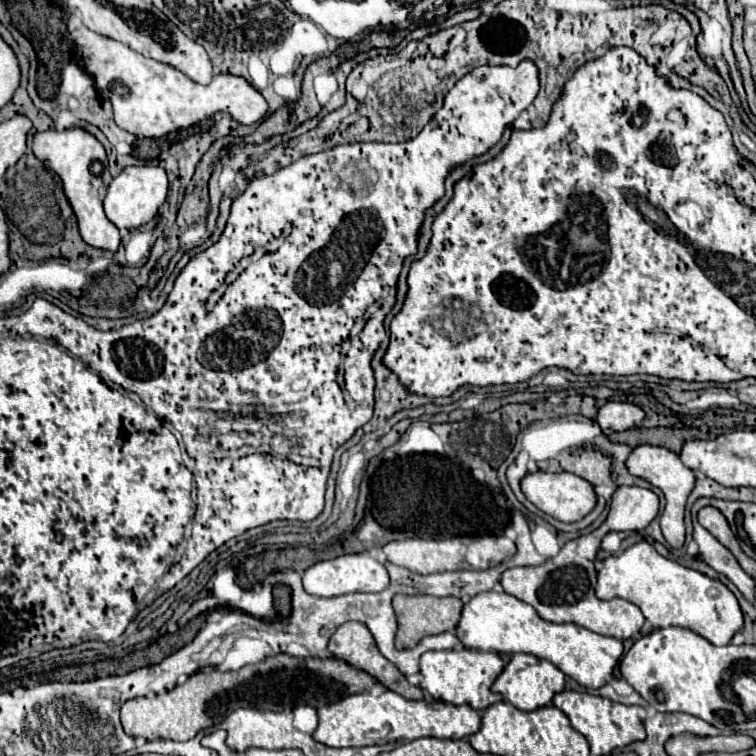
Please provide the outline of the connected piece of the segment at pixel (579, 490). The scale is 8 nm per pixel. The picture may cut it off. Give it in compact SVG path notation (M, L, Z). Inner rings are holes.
M544 471L528 473L520 481L520 487L522 487L522 493L526 495L526 499L532 501L540 511L544 511L546 515L550 515L558 521L564 521L564 523L580 521L596 505L594 487L574 473L544 473Z

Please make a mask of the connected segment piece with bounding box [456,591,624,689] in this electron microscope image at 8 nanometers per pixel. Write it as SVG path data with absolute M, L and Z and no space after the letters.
M484 591L474 595L456 625L456 637L468 649L496 651L496 653L530 653L534 657L554 663L562 673L572 677L584 687L598 689L612 679L612 669L618 663L624 647L620 639L598 635L574 623L548 623L538 617L536 609L508 593Z

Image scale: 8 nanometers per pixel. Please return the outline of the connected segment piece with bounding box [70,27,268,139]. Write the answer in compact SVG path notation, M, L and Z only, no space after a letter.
M86 27L70 31L70 41L76 45L74 55L78 65L92 75L100 97L112 103L116 125L138 139L158 139L212 117L216 111L232 115L232 119L240 125L254 125L268 113L268 103L264 97L242 77L220 73L212 77L210 85L198 85L178 69L148 59L130 47L102 37Z

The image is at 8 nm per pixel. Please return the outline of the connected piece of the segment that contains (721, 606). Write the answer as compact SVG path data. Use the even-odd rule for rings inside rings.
M648 541L634 543L624 553L604 559L598 573L596 597L622 597L634 603L652 627L686 627L708 639L712 645L728 645L744 623L740 605L726 585L662 557Z

